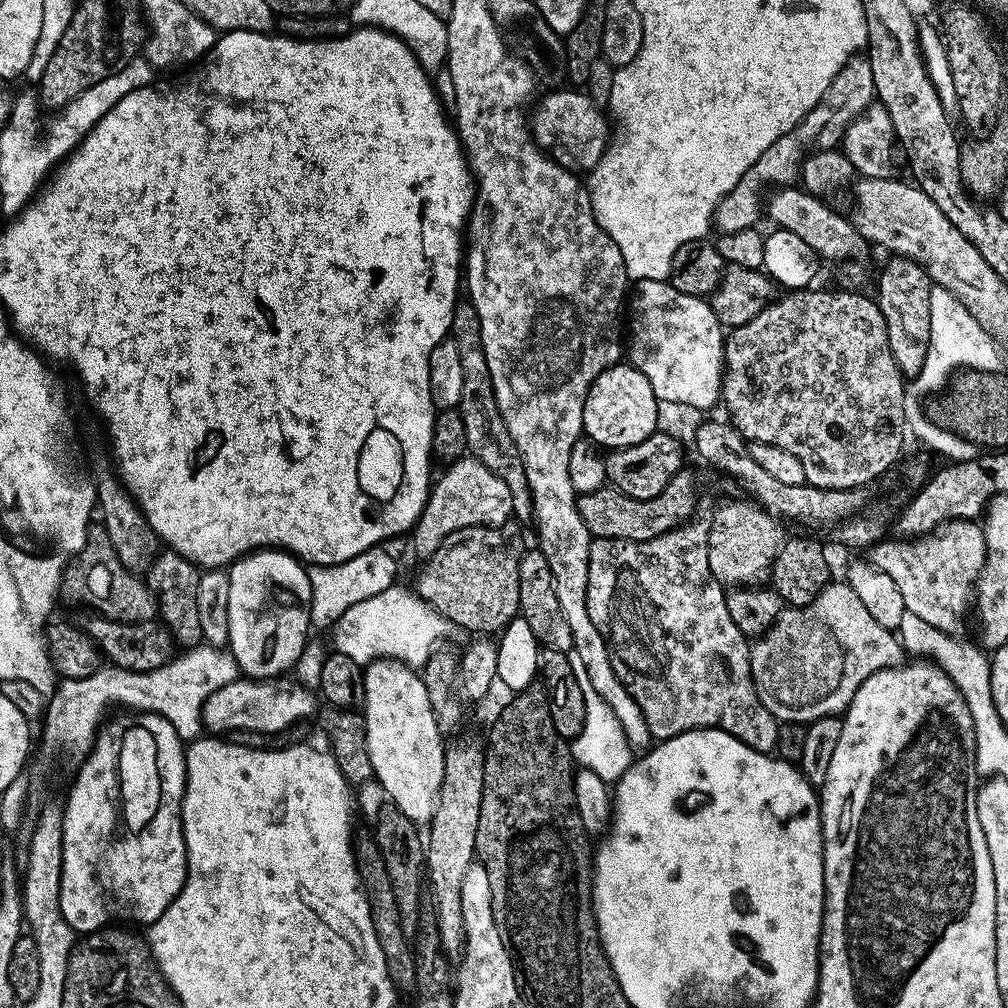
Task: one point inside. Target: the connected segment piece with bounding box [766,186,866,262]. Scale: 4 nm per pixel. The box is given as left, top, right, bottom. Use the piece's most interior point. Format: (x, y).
(799, 212)

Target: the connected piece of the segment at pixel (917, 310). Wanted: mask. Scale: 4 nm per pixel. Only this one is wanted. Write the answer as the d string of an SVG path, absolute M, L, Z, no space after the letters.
M895 254L887 257L884 269L880 272L880 281L876 284L874 299L876 305L882 310L882 318L886 318L886 334L890 338L890 354L894 354L894 362L904 378L913 378L918 375L926 360L930 346L930 294L933 282L928 277L928 272L916 260Z

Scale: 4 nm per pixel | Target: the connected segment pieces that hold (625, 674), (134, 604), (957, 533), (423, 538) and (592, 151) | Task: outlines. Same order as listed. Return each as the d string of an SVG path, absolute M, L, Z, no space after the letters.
M693 518L676 528L671 528L666 534L649 540L601 540L593 539L588 559L588 585L586 586L586 606L590 610L590 618L594 626L602 634L608 647L610 662L614 666L614 674L618 674L618 682L626 686L630 698L638 702L642 710L642 718L646 718L646 726L650 730L653 741L669 740L691 728L717 728L734 738L738 738L746 746L759 752L771 753L776 747L780 724L776 715L762 702L752 685L752 671L750 670L749 641L740 633L738 626L734 626L734 618L730 618L730 610L726 610L726 588L712 577L710 558L708 557L708 525L707 519Z
M96 522L88 529L88 543L77 556L73 556L60 576L59 595L72 604L85 604L93 613L108 620L122 623L146 623L158 616L158 601L155 592L137 573L122 564L103 523Z
M949 520L934 532L915 538L884 538L867 549L869 564L890 574L902 593L904 609L924 622L958 636L966 624L970 591L985 564L984 529L976 520Z
M465 455L464 459L454 461L443 471L440 481L438 476L431 485L424 513L417 518L416 527L410 533L412 548L420 558L432 556L441 542L454 534L454 530L462 530L475 524L504 526L509 523L508 516L513 515L510 486L506 486L506 482L502 482L502 478L494 474L494 470L482 466L482 462L475 456Z
M572 91L576 92L552 92L544 97L541 95L531 109L530 127L532 137L542 151L547 152L569 172L587 174L608 149L610 120L605 109L595 104L587 91Z

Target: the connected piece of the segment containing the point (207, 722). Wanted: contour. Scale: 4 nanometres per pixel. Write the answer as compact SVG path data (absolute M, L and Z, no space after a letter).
M238 678L222 690L216 690L206 698L204 703L203 727L208 728L212 734L228 734L224 732L284 732L291 724L304 720L307 716L315 717L318 712L318 696L315 691L302 686L294 678L273 678L271 680L254 680L251 678Z

